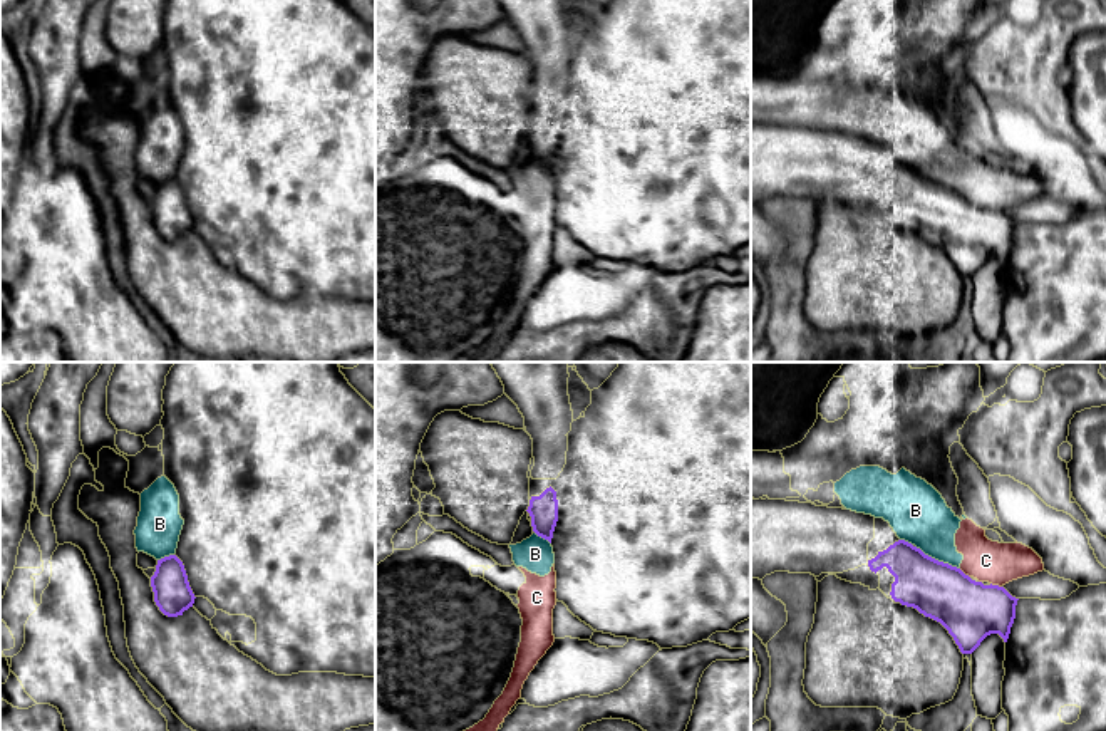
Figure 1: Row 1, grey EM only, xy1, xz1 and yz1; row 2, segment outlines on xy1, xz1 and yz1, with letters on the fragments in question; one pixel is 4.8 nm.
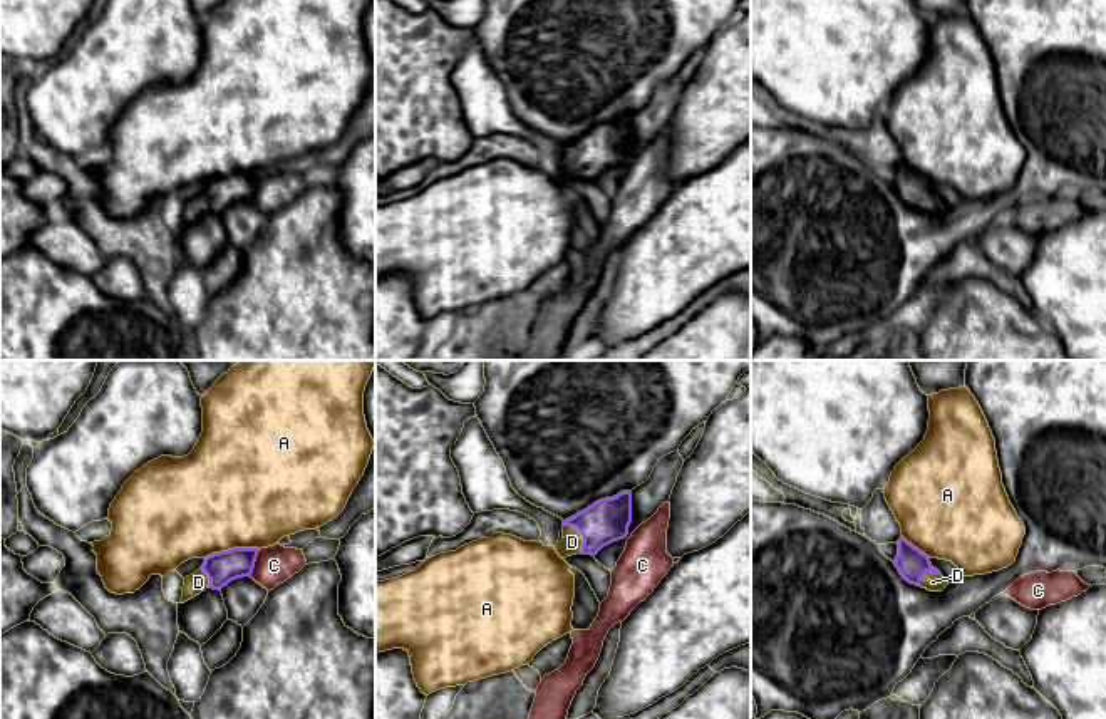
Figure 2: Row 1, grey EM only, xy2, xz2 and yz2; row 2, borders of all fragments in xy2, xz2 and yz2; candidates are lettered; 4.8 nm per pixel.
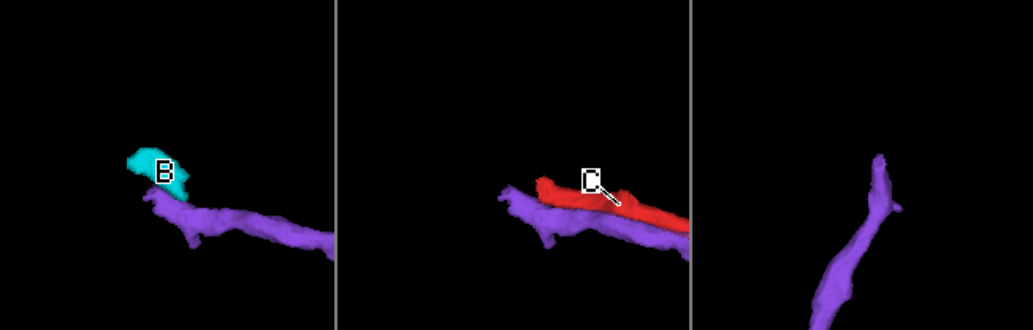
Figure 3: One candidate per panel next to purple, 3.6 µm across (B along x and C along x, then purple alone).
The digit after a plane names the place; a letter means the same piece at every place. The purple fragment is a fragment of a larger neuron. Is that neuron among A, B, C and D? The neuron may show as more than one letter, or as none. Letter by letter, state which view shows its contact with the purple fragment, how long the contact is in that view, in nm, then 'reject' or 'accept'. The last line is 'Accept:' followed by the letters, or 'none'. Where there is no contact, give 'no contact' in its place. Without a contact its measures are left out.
A: xy2 | 260 nm | reject
B: yz1 | 240 nm | reject
C: xy2 | 140 nm | reject
D: xz2 | 160 nm | accept
Accept: D

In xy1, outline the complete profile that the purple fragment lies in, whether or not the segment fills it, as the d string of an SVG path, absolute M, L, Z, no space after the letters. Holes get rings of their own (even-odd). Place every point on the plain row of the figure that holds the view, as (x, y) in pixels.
M176 179L158 184L151 211L156 230L168 241L183 240L184 235L193 231L196 223L189 211L184 189Z

